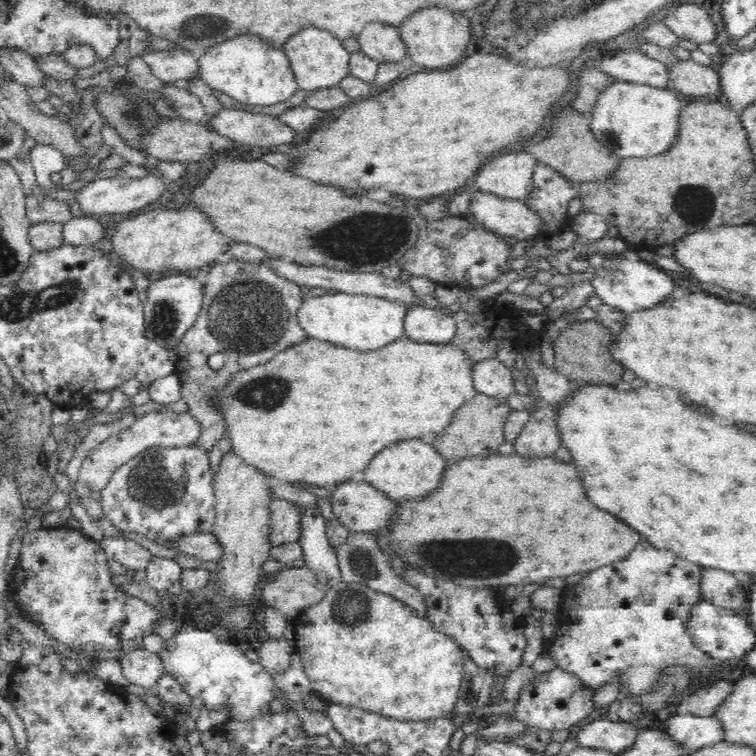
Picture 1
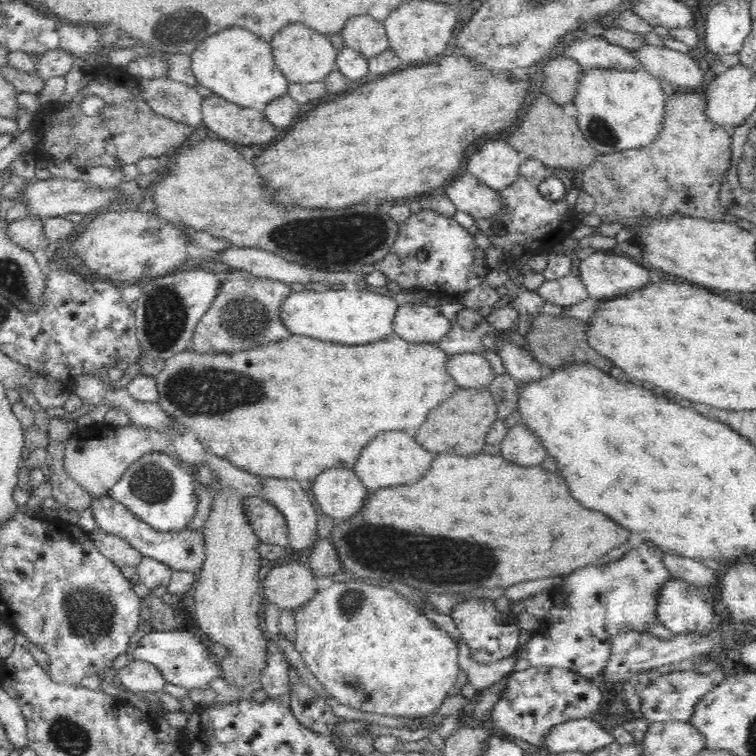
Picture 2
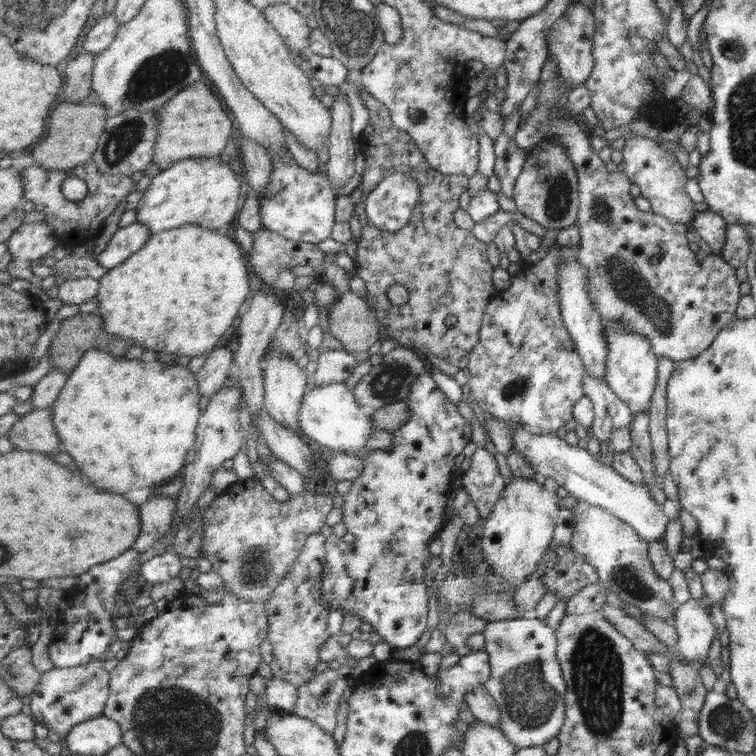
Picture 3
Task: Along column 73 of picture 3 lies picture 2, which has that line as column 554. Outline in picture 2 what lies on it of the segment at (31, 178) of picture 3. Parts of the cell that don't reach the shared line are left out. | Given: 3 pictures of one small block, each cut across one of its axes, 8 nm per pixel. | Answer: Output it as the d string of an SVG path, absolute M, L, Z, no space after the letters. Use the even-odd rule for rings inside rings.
M524 158L519 179L508 189L499 191L501 197L505 198L505 202L508 202L509 205L509 210L505 212L505 216L500 218L500 223L506 232L495 234L491 230L491 226L495 223L494 220L474 220L474 225L479 229L479 232L491 241L490 247L498 248L507 254L514 246L529 250L529 254L539 255L543 252L550 254L553 248L562 244L562 241L571 234L578 219L566 201L566 194L559 200L551 201L538 191L540 184L549 176L560 178L564 182L566 194L575 187L572 176L564 170L553 169L547 167L543 162Z

